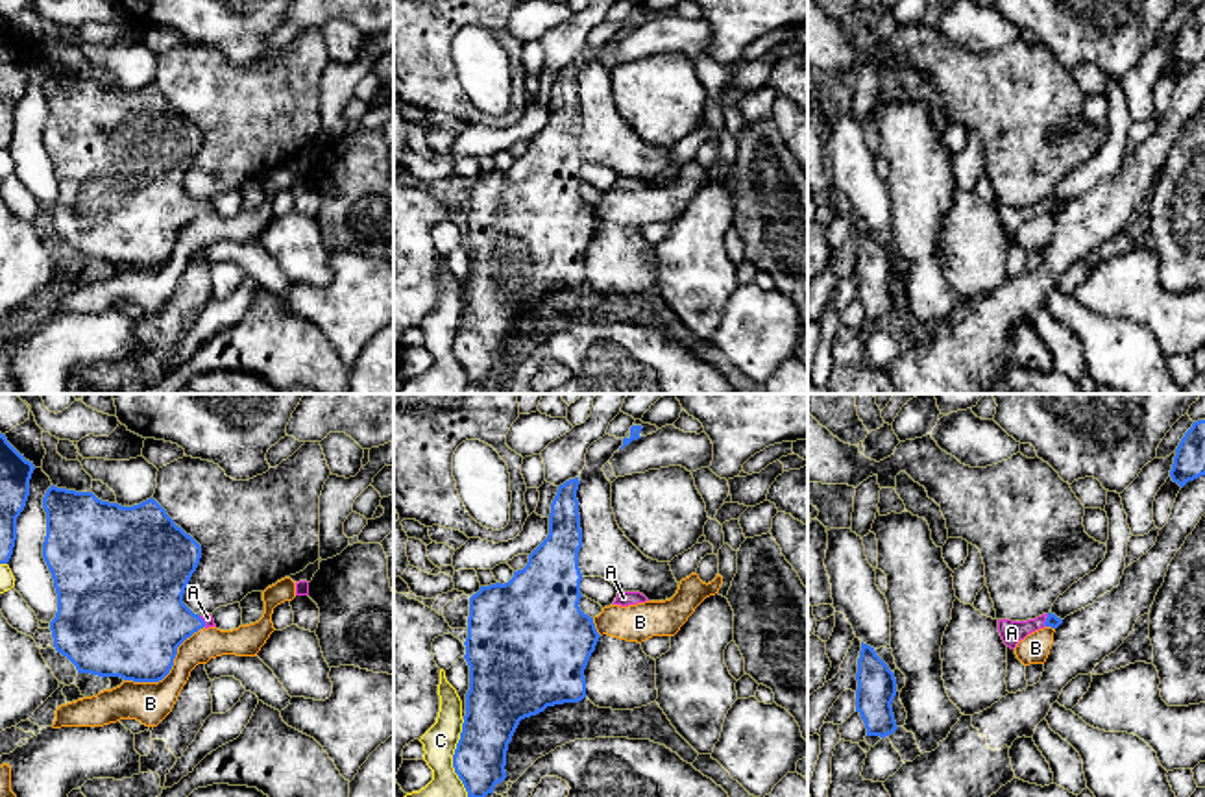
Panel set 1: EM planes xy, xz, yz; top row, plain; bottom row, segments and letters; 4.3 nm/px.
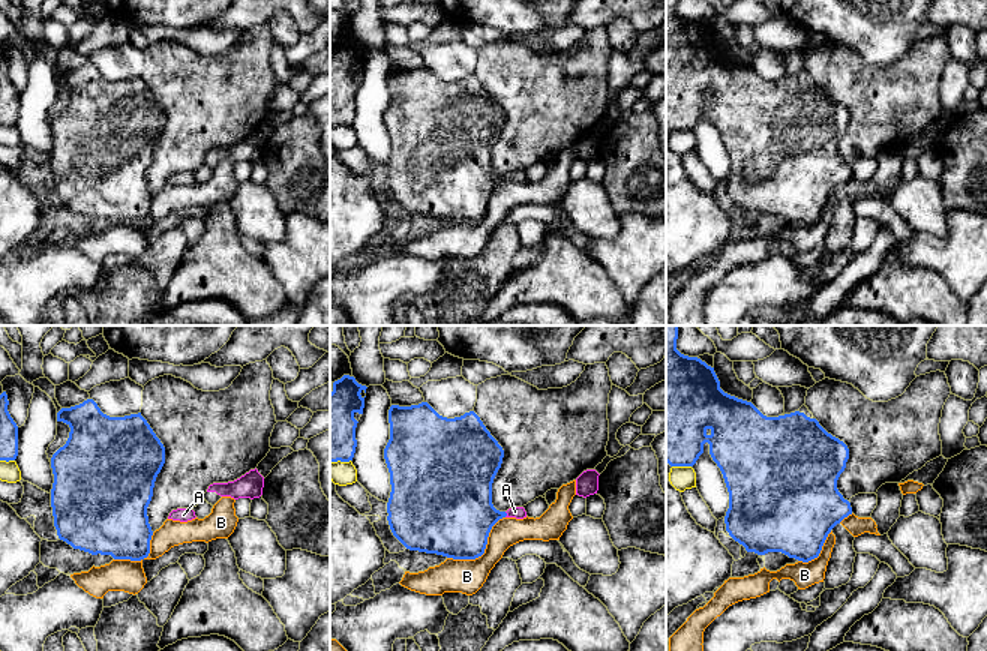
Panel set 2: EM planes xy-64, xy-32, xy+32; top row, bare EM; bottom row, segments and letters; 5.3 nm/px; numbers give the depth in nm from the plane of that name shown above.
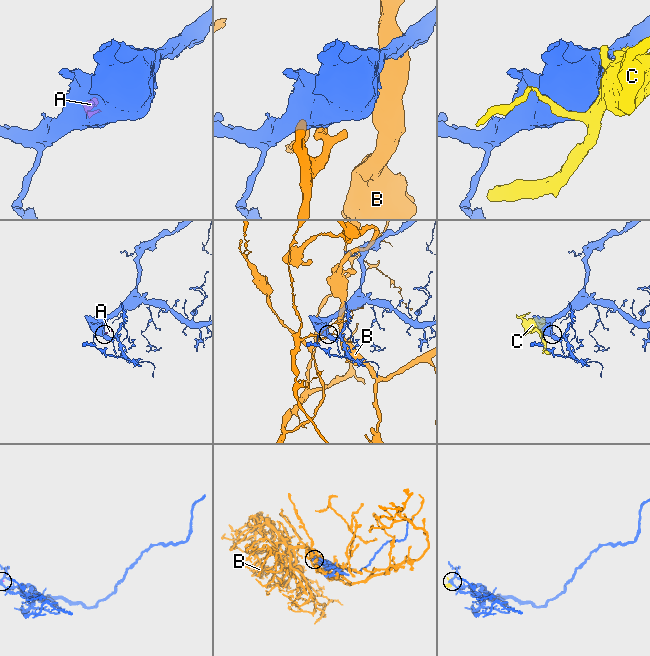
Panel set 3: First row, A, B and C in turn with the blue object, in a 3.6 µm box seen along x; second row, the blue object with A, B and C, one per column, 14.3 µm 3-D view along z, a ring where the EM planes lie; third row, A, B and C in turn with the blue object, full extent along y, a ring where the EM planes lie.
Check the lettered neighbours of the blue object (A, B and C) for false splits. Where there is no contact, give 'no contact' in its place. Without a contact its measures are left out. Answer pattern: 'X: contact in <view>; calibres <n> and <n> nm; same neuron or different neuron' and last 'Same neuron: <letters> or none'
A: contact in yz; calibres 60 and 100 nm; same neuron
B: contact in xy; calibres 440 and 180 nm; different neuron
C: contact in xz; calibres 240 and 150 nm; different neuron
Same neuron: A

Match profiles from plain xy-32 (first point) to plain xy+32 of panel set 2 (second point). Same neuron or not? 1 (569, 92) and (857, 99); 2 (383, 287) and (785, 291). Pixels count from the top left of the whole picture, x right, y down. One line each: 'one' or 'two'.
1: one
2: one

